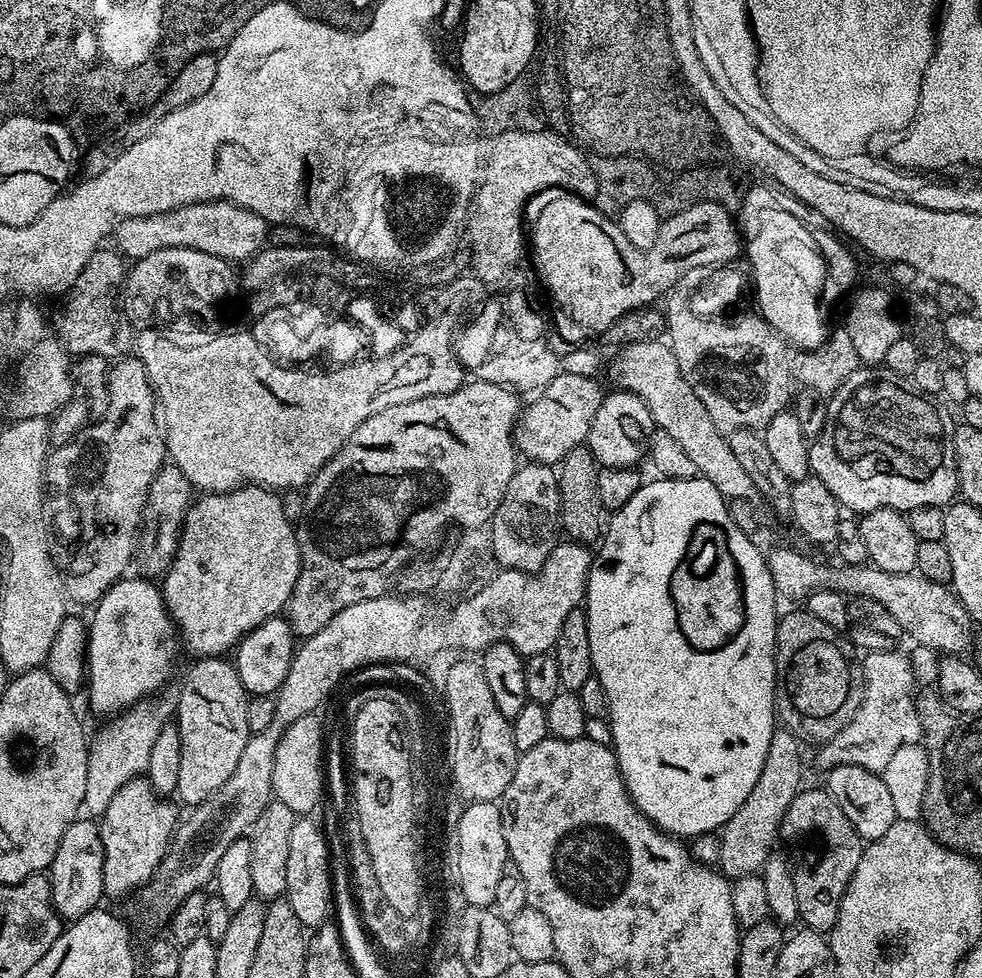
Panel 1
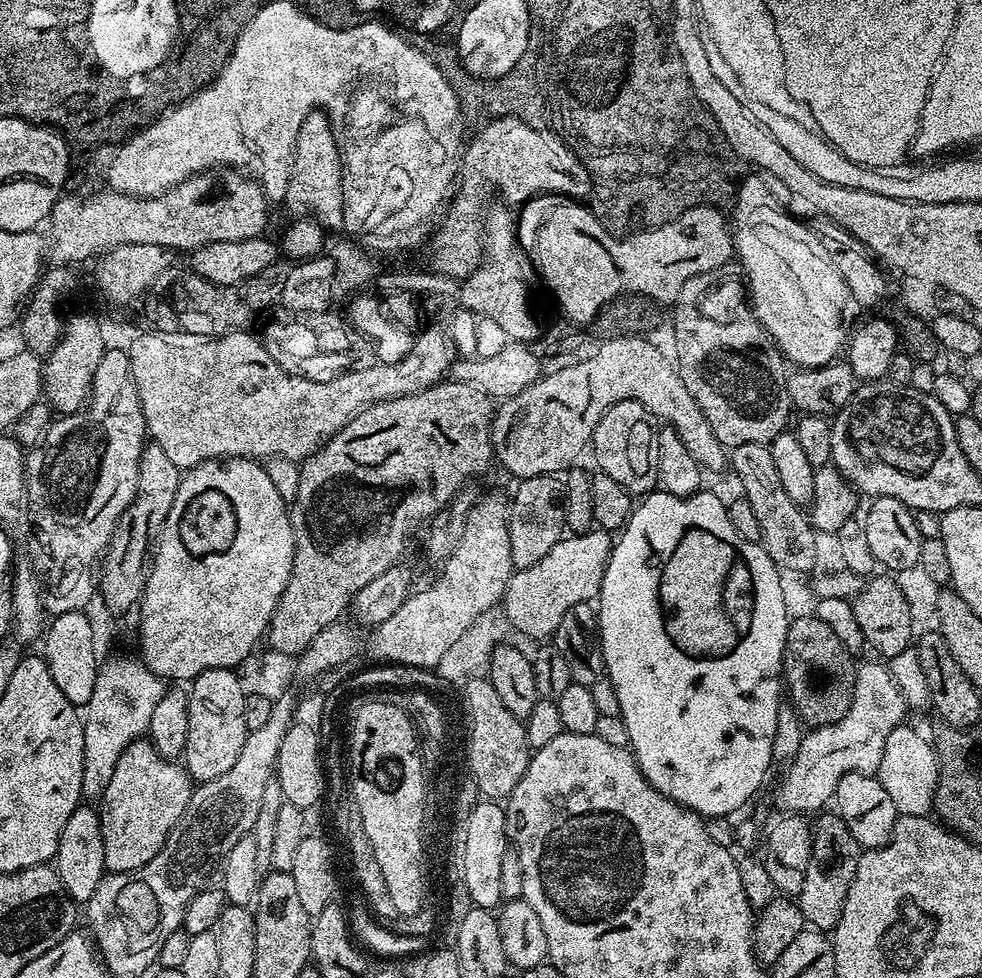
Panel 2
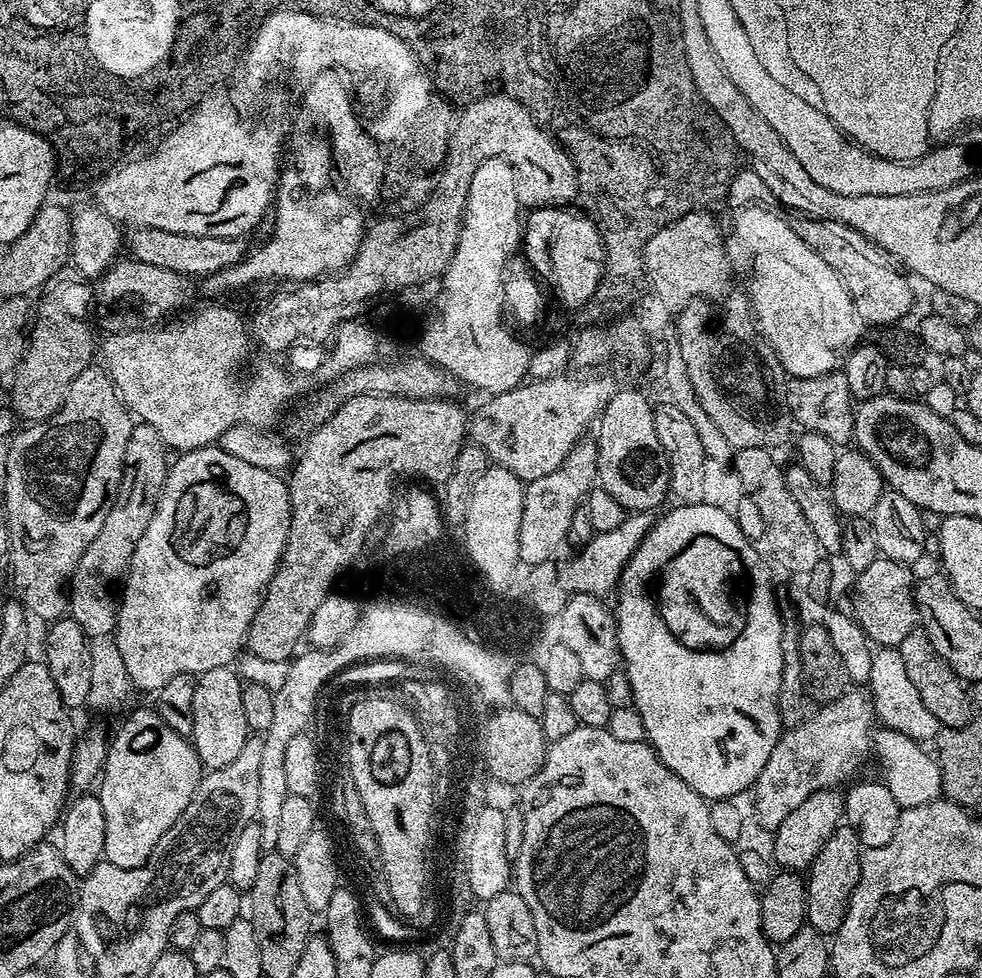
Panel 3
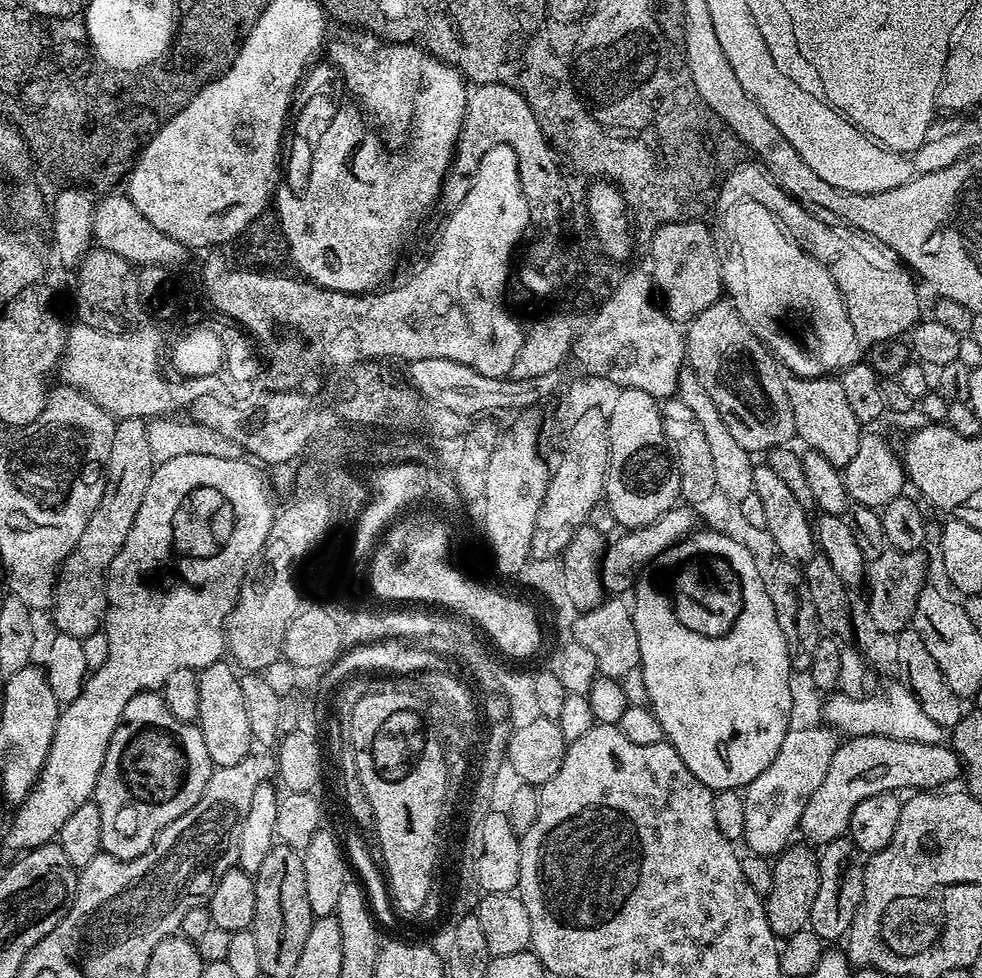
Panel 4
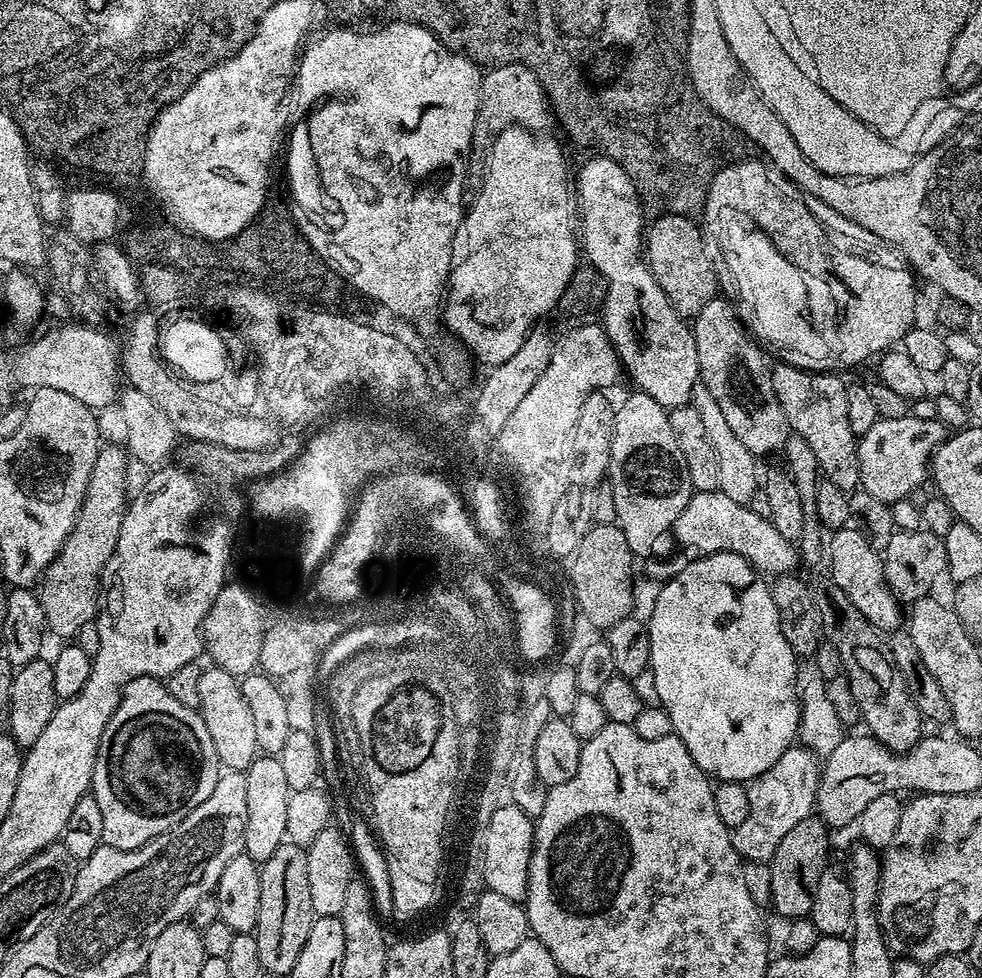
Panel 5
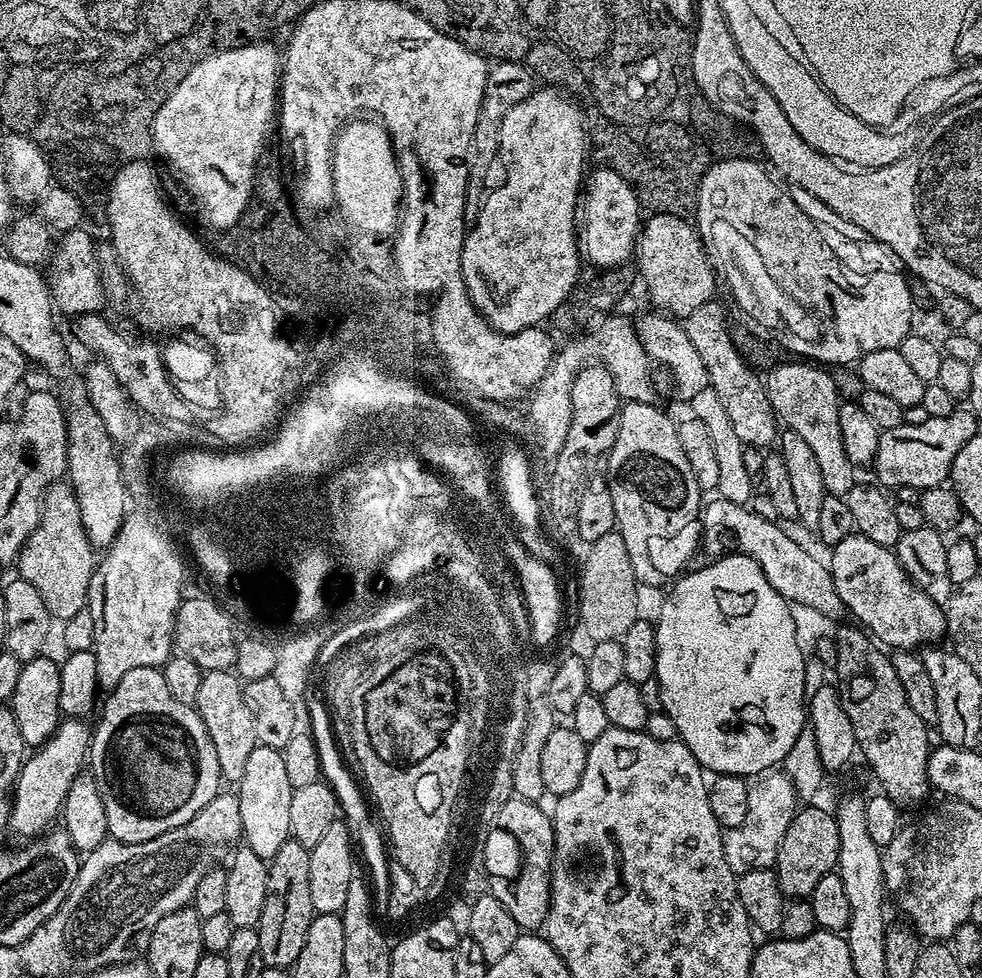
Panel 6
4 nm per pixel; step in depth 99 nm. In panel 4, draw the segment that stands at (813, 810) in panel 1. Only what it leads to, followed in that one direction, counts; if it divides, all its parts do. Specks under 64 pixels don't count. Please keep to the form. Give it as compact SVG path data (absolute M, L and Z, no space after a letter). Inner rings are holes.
M847 835L823 845L818 855L820 858L818 895L814 898L814 906L810 906L808 927L814 934L820 936L821 941L829 942L828 940L836 939L839 941L847 937L850 922L854 922L854 914L858 910L858 902L862 902L865 861L856 843Z

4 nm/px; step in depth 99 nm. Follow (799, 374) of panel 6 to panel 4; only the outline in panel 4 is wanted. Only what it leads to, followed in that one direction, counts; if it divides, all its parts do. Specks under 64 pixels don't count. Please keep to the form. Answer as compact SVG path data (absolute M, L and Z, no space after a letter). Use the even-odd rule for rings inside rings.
M789 375L784 381L786 398L790 398L790 410L794 414L794 426L798 440L804 446L818 450L834 466L843 469L858 451L858 442L862 435L862 425L854 418L854 410L846 399L846 390L842 390L839 379L831 375L797 376Z

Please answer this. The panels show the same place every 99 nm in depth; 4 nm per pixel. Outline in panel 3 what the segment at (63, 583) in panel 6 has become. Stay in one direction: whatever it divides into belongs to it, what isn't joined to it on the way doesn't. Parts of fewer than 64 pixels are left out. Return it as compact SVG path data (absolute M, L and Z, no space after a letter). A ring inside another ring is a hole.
M143 422L133 423L130 440L126 442L120 493L108 509L102 530L98 530L98 538L86 546L82 558L76 563L70 581L70 618L78 622L78 626L82 626L90 638L112 636L116 631L118 588L112 583L116 579L117 583L125 575L128 559L132 557L138 538L142 538L164 489L170 467L169 457L164 457L164 452L164 439L158 430L154 430L154 426Z

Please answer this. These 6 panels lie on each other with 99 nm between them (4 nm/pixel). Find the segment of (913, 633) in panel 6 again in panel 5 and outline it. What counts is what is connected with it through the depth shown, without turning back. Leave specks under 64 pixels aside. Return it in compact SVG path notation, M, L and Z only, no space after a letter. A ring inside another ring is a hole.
M855 527L838 528L831 533L832 541L826 561L827 567L832 567L830 580L838 585L877 630L899 629L902 624L902 605L886 582L881 553L871 539L859 527Z

